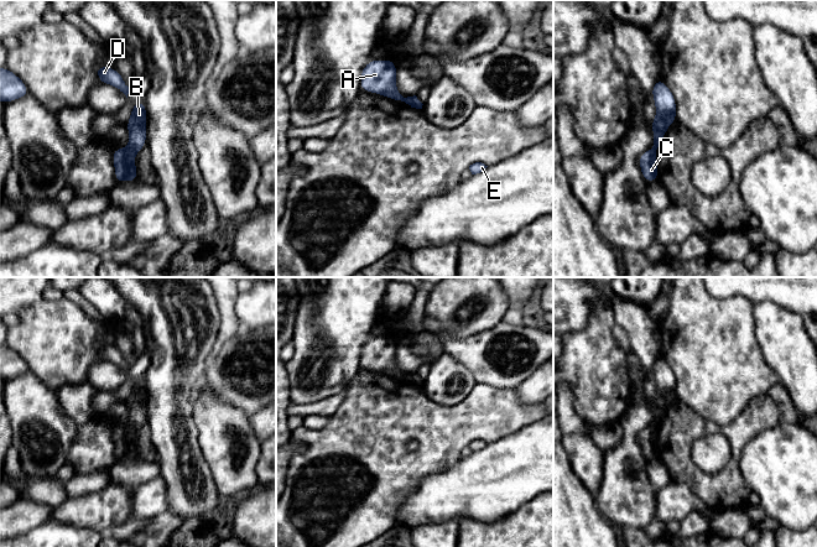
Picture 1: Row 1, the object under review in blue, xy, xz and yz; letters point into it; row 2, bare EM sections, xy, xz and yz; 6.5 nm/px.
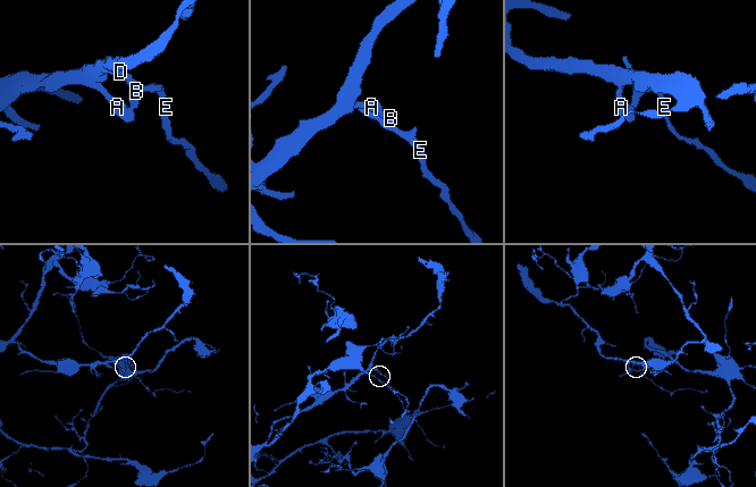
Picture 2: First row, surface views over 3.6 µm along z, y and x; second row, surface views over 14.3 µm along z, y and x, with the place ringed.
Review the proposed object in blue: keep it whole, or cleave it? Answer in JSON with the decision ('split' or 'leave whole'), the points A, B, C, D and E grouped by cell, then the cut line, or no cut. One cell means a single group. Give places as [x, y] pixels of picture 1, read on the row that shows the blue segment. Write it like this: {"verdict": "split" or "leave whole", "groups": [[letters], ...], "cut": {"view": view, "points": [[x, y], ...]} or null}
{"verdict": "split", "groups": [["A", "C"], ["B", "D", "E"]], "cut": {"view": "xy", "points": [[126, 149], [133, 155]]}}

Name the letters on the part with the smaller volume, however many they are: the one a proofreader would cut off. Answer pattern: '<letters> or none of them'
B, D, E

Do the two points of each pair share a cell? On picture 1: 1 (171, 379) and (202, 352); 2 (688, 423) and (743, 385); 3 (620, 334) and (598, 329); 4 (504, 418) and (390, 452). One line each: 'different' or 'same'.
1: same
2: different
3: different
4: same

